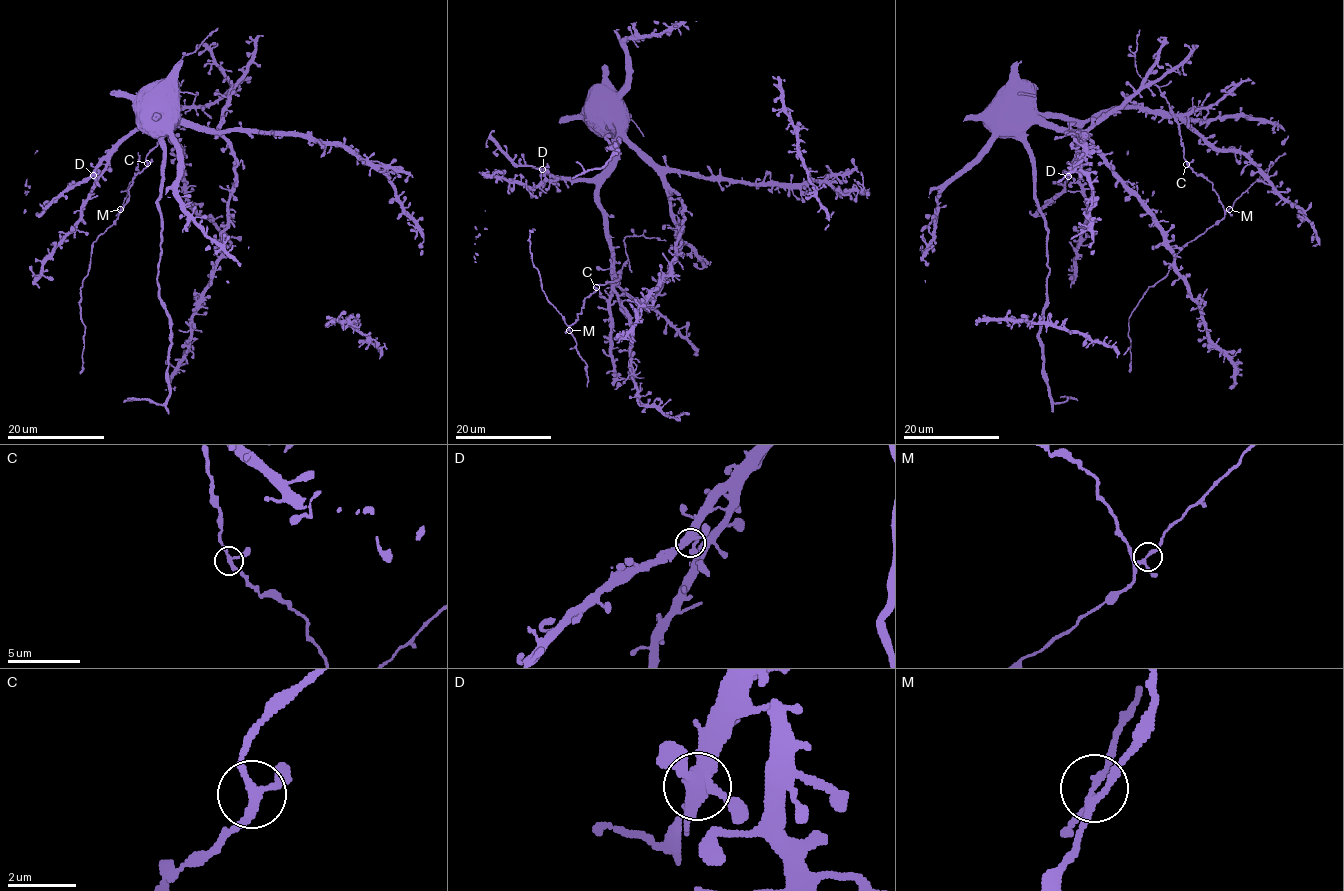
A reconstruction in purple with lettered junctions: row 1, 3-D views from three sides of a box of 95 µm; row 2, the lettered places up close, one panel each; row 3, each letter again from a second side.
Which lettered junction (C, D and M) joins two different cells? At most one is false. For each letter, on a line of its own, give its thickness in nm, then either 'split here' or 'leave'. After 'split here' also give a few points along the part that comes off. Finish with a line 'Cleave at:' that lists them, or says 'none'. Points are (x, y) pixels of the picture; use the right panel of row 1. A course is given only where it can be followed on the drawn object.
C: 200 nm thick; leave
D: 400 nm thick; leave
M: 180 nm thick; leave
Cleave at: none

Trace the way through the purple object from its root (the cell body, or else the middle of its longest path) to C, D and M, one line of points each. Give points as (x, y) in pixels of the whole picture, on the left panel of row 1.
C: (146, 107), (140, 110), (146, 114), (164, 114), (154, 119), (149, 114), (158, 107), (169, 125), (147, 163)
D: (146, 107), (140, 110), (146, 114), (164, 114), (137, 127), (101, 163), (93, 175)
M: (146, 107), (140, 110), (146, 114), (164, 114), (151, 119), (159, 108), (169, 130), (120, 208)

